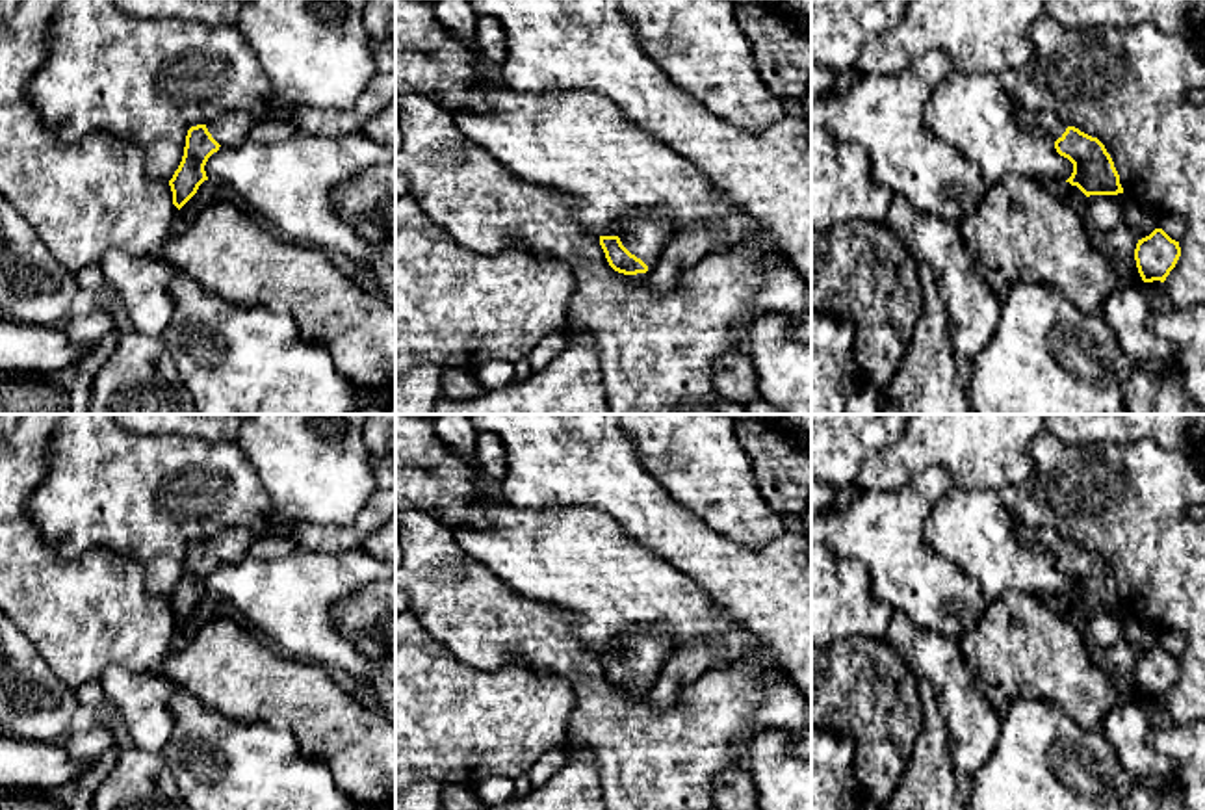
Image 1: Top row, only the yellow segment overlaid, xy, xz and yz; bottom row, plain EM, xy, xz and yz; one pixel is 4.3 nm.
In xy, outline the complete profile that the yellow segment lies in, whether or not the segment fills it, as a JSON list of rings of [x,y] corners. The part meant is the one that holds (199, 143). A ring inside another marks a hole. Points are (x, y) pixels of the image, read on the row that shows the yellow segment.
[[[228,111],[188,130],[184,156],[169,180],[173,204],[180,210],[208,180],[204,165],[221,147],[240,147],[249,139],[256,119],[247,111]]]

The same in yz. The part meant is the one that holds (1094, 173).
[[[1014,104],[1014,115],[1021,128],[1049,137],[1060,156],[1073,163],[1073,173],[1066,180],[1077,186],[1086,197],[1123,193],[1120,175],[1105,145],[1049,111],[1030,111]]]

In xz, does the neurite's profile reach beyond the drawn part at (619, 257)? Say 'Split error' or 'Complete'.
Split error

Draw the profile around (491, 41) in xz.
[[[494,15],[479,17],[472,46],[481,59],[503,63],[507,58],[507,33],[503,22]]]

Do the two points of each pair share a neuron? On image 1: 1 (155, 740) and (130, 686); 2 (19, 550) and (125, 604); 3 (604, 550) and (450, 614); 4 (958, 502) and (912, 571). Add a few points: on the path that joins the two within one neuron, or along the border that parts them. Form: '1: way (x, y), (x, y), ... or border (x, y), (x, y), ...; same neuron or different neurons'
1: way (151, 727), (140, 699); same neuron
2: way (45, 576), (73, 604), (99, 604); same neuron
3: border (478, 560), (515, 591), (552, 604); different neurons
4: border (936, 504), (925, 521), (923, 541), (964, 573); different neurons

